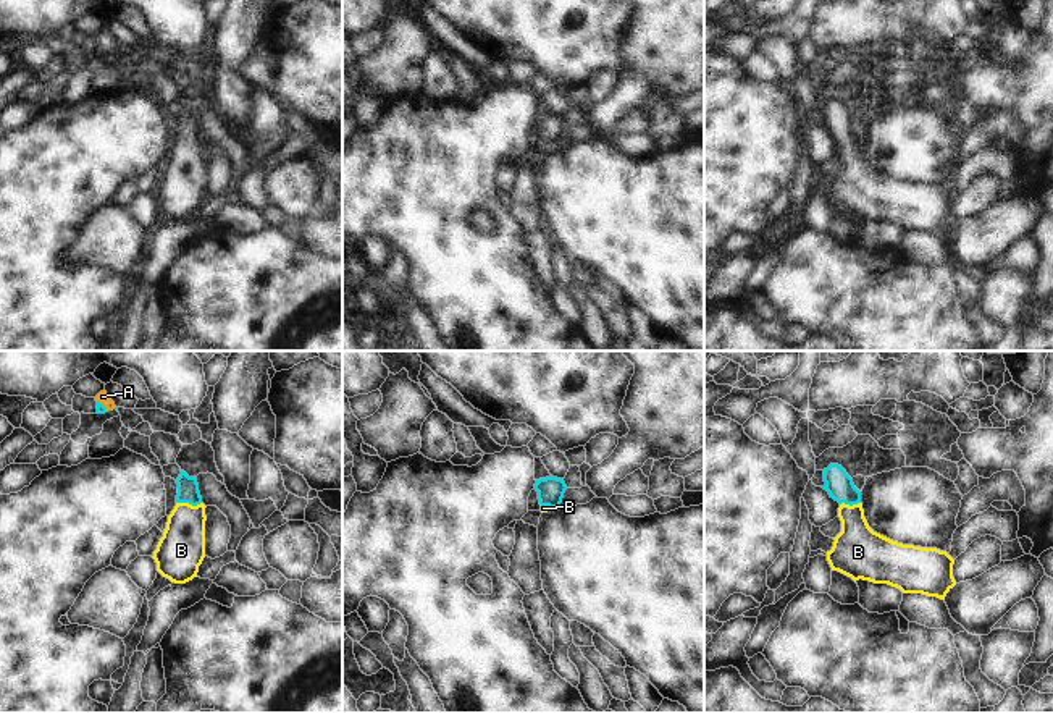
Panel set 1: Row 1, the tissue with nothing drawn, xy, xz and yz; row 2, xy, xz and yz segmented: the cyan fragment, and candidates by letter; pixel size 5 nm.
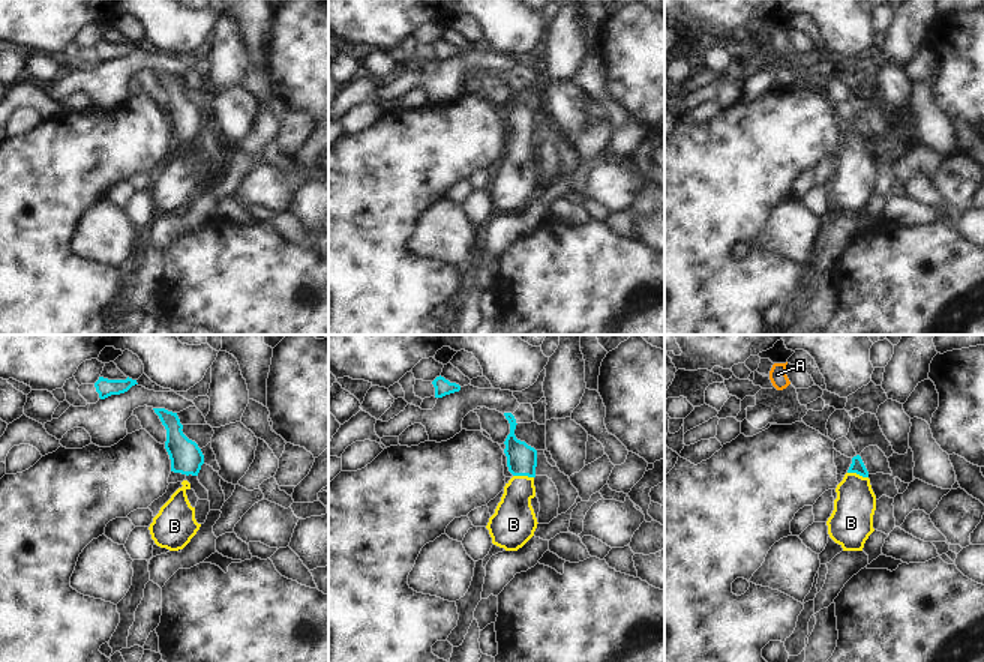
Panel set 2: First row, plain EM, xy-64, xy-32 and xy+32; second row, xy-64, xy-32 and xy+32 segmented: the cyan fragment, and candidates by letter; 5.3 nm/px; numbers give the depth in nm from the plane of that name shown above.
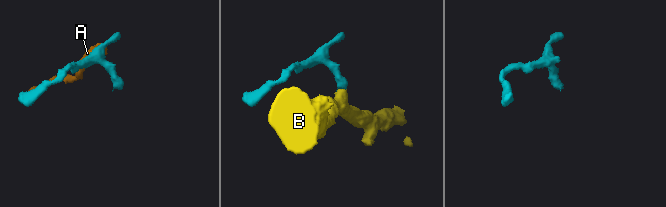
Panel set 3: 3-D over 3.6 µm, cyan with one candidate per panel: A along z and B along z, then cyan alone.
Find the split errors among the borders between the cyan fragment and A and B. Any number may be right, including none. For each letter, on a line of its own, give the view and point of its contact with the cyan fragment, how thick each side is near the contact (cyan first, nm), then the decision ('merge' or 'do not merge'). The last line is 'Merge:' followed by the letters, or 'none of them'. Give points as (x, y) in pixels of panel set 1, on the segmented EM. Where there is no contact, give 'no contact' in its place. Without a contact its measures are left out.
A: xy (104, 406) | 50/60 nm | merge
B: xy (189, 503) | 110/240 nm | merge
Merge: A, B

